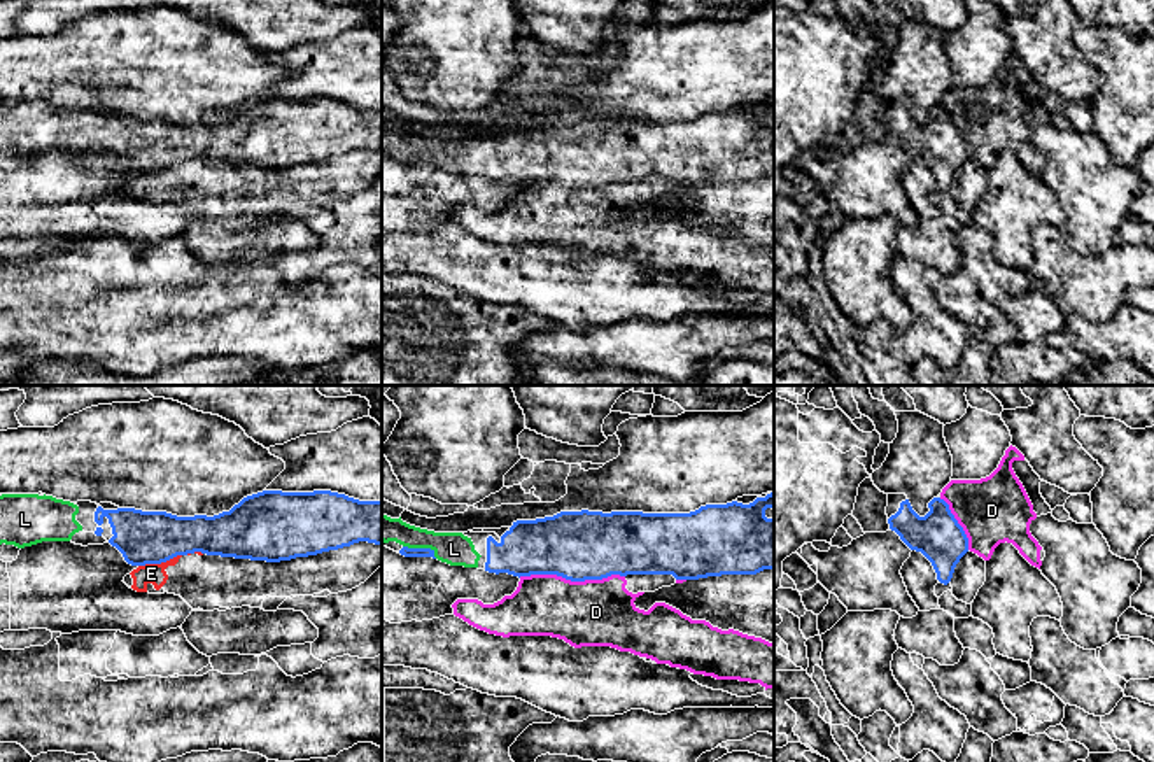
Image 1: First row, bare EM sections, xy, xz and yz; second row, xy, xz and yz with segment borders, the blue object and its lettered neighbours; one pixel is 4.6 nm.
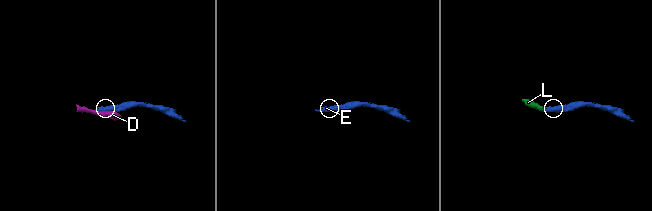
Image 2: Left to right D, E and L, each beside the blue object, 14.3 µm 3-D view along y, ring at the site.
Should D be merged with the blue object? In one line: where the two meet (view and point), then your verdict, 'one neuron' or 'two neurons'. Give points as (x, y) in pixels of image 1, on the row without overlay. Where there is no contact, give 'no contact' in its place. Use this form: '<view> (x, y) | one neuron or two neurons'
xz (571, 188) | two neurons

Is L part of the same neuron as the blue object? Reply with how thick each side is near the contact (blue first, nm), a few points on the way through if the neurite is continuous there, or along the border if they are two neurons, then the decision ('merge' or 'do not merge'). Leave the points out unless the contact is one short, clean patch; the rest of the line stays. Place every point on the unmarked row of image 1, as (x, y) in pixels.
calibres 50 and 150 nm; merge

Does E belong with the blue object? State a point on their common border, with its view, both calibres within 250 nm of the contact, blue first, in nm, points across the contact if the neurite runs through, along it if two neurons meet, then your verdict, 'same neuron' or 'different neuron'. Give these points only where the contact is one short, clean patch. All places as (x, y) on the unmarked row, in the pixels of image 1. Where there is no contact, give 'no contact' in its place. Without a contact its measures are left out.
meets blue in xy at (160, 170); 240 nm thick on the blue side, 100 nm on the other; different neuron

